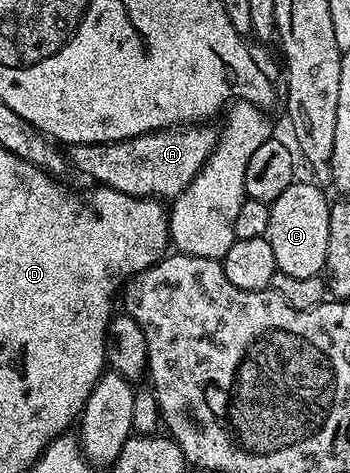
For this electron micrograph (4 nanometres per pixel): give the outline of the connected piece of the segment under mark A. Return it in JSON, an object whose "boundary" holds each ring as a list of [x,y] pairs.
{"boundary":[[[193,123],[174,129],[159,129],[157,133],[147,133],[131,137],[125,141],[115,141],[114,143],[78,143],[69,145],[66,149],[66,161],[72,165],[84,177],[96,181],[97,186],[114,191],[122,191],[131,197],[150,197],[157,199],[174,199],[198,175],[198,171],[204,165],[204,160],[212,154],[212,148],[217,143],[218,133],[211,129],[208,123]]]}

